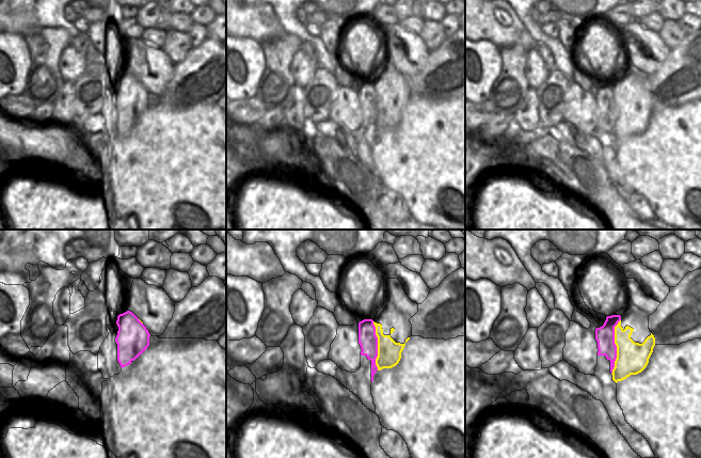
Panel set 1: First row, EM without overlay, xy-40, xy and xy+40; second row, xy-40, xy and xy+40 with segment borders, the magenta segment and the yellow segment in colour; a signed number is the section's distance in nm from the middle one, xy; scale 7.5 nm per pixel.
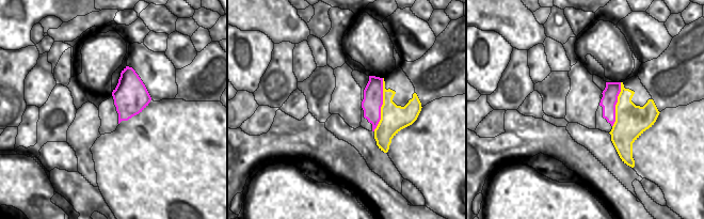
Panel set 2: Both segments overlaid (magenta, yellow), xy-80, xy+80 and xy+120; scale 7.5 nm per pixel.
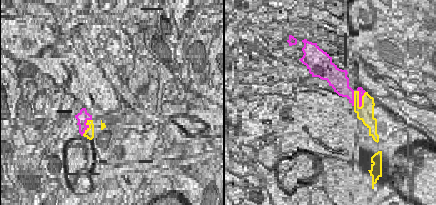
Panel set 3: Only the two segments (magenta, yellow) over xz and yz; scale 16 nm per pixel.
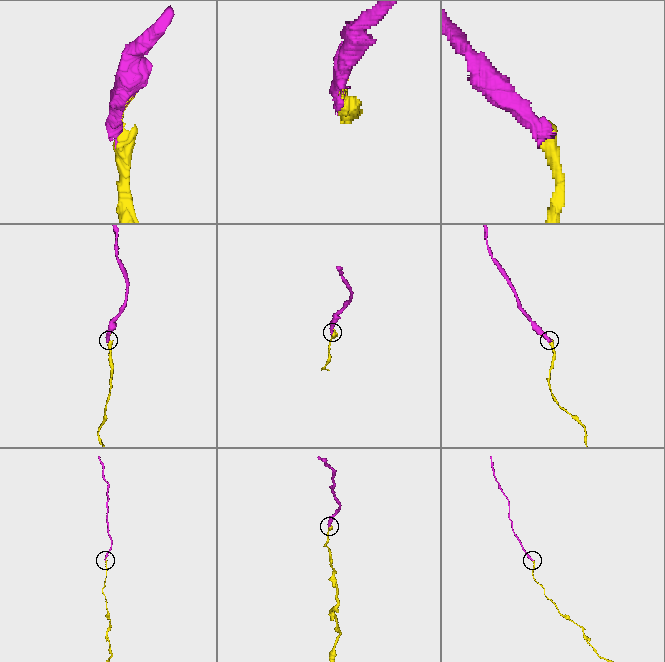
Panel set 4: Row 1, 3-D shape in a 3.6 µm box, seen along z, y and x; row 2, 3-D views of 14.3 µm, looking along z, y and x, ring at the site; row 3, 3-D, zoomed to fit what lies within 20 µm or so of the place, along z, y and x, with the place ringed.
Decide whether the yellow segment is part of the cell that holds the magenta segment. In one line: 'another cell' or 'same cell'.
same cell

